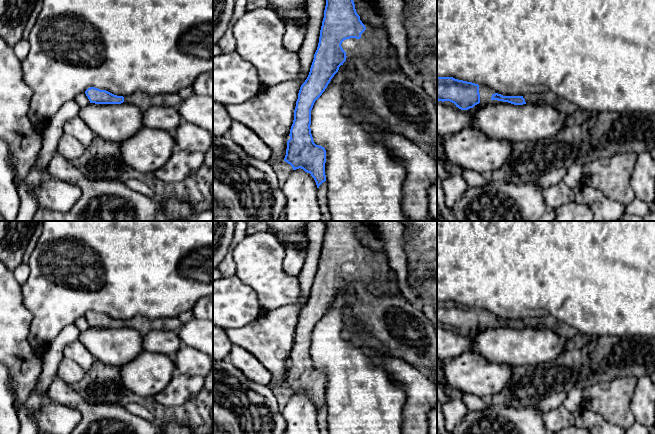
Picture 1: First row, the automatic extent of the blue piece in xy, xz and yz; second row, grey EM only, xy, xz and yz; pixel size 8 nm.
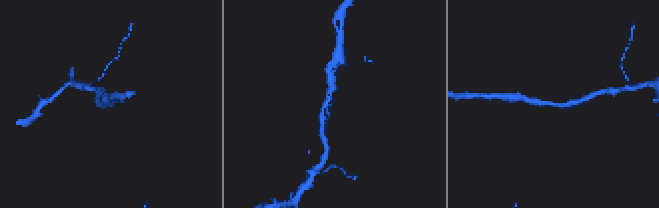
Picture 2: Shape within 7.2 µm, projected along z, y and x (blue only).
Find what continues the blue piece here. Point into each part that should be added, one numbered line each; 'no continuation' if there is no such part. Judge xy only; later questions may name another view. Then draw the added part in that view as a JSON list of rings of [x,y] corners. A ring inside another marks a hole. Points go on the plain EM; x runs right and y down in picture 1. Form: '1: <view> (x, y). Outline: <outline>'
1: xy (143, 325). Outline: [[[140,314],[129,320],[125,320],[124,325],[137,330],[142,336],[153,330],[177,331],[182,326],[177,318],[149,319]]]

